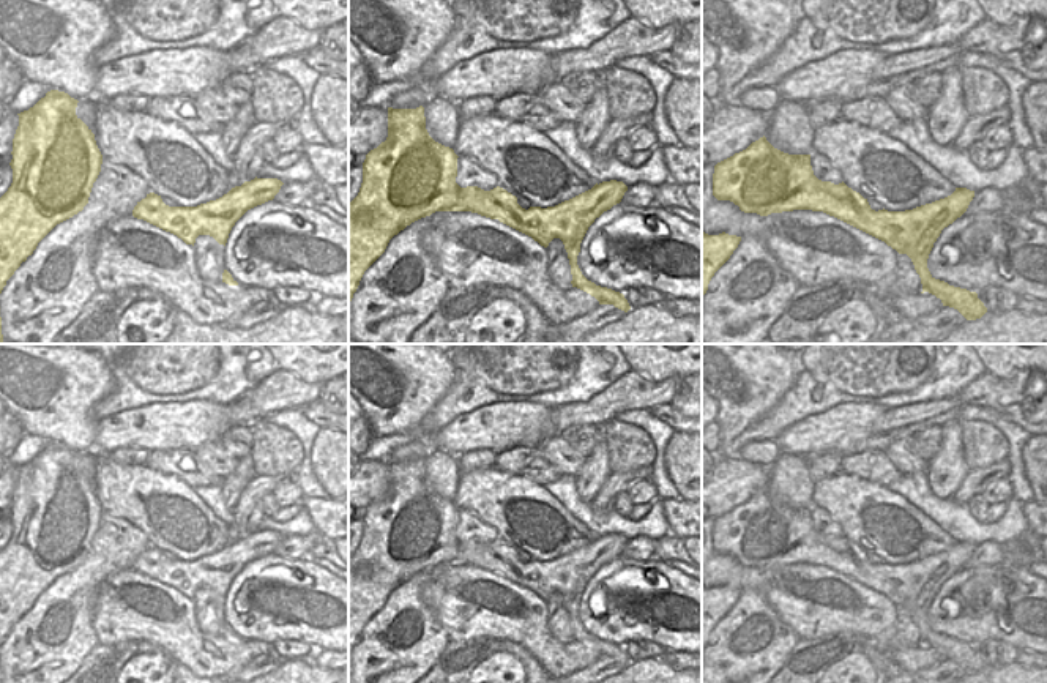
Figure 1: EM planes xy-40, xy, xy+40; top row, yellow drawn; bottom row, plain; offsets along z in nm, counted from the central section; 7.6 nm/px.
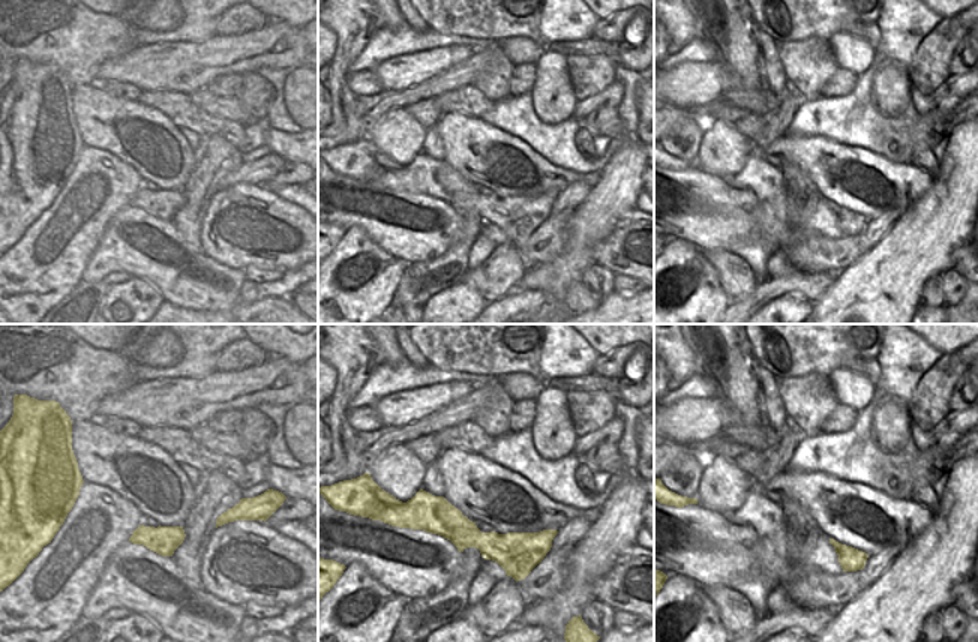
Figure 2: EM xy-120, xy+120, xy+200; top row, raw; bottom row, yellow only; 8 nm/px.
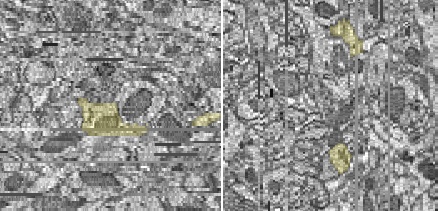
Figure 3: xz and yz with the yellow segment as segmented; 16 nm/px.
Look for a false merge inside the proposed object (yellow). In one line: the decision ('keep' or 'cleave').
cleave

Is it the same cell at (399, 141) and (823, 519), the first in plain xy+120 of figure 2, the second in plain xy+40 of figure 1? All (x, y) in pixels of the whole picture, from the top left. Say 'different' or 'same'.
same

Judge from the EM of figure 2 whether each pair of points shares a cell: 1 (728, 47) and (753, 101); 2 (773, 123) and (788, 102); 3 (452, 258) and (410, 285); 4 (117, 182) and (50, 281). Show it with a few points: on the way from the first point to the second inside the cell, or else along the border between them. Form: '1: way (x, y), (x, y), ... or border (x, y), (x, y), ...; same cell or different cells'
1: way (741, 60), (747, 87); same cell
2: way (777, 119), (788, 107); same cell
3: way (441, 269), (420, 282); same cell
4: way (104, 206), (98, 219), (62, 257); same cell

